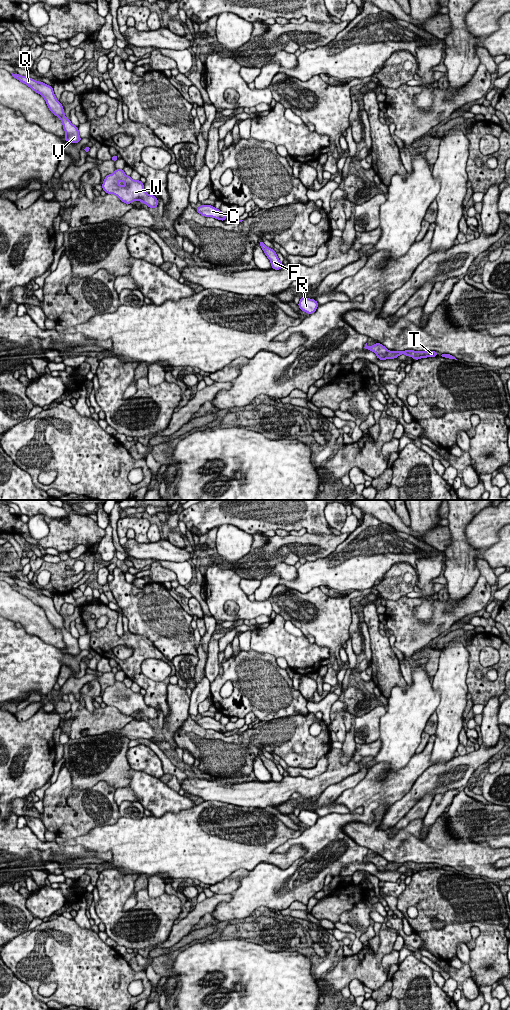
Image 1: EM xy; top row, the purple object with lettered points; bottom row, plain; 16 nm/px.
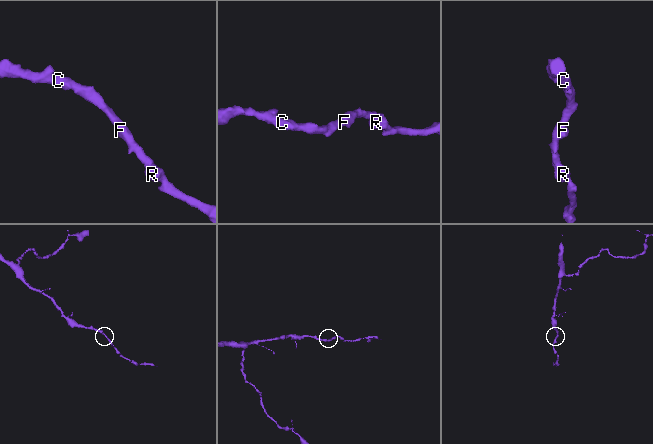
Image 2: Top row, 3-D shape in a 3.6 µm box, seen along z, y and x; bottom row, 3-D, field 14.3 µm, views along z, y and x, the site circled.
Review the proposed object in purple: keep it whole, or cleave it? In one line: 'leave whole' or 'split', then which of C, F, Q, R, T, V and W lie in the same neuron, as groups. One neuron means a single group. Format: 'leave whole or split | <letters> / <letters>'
leave whole | C F Q R T V W

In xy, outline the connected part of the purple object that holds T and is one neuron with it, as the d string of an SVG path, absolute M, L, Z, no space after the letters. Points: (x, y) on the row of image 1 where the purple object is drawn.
M367 343L364 345L363 349L368 349L373 351L377 358L380 360L386 359L394 359L400 356L401 354L405 354L407 357L410 356L415 360L427 357L436 357L438 353L436 351L414 351L414 350L405 350L405 351L389 351L385 346L381 343L376 343L372 346L367 346Z

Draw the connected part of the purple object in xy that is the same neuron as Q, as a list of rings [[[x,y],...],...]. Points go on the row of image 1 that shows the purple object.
[[[11,73],[11,74],[14,78],[26,84],[33,91],[35,91],[36,93],[39,93],[45,99],[48,109],[55,116],[57,116],[63,124],[63,129],[66,133],[66,136],[64,138],[65,141],[68,141],[71,143],[78,143],[81,141],[78,127],[73,125],[70,119],[68,119],[65,116],[63,105],[55,97],[52,86],[49,86],[43,82],[38,82],[30,77],[19,75],[18,73],[17,74]]]

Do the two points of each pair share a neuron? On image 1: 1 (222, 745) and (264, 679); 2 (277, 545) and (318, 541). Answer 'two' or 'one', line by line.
1: two
2: one

